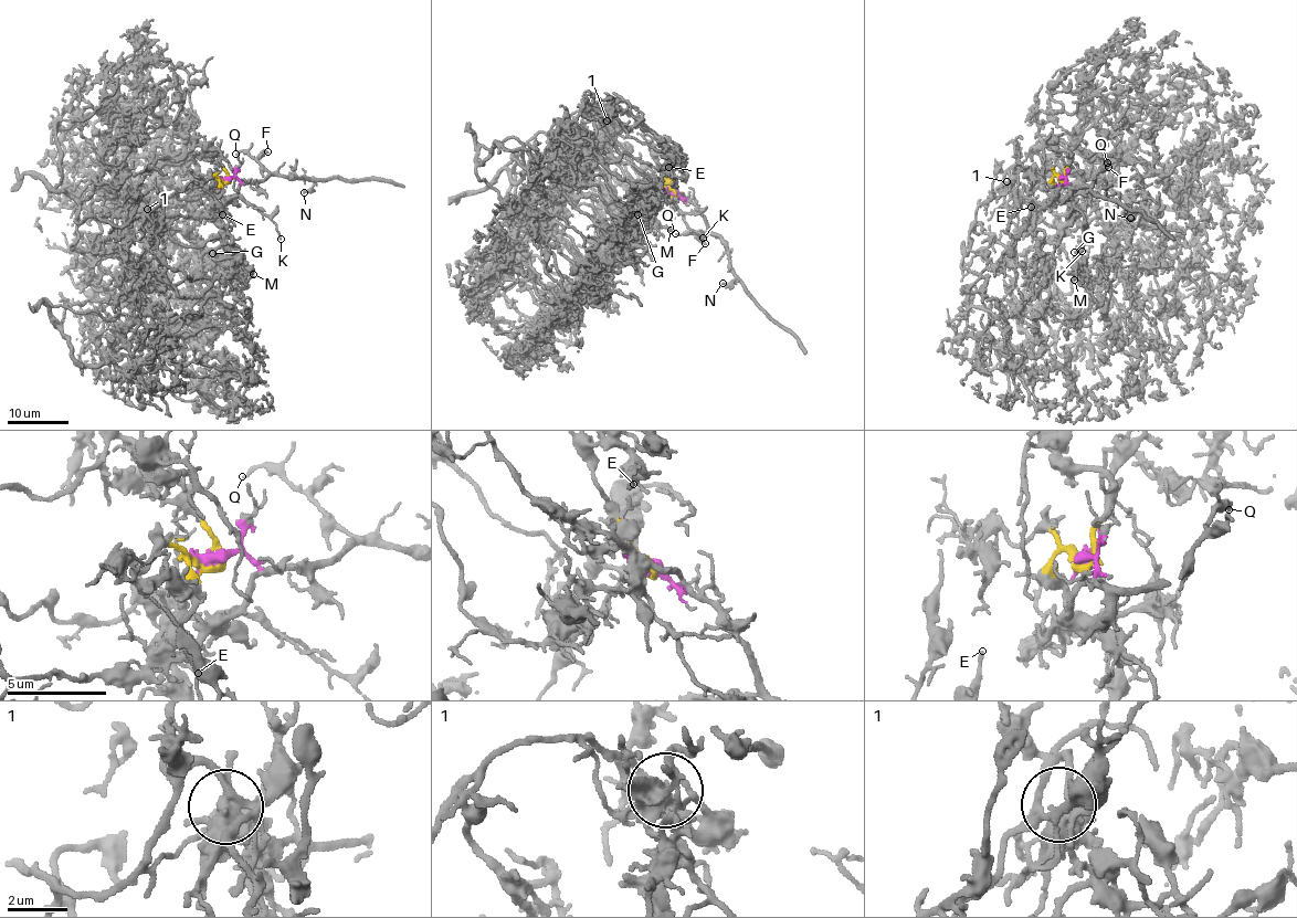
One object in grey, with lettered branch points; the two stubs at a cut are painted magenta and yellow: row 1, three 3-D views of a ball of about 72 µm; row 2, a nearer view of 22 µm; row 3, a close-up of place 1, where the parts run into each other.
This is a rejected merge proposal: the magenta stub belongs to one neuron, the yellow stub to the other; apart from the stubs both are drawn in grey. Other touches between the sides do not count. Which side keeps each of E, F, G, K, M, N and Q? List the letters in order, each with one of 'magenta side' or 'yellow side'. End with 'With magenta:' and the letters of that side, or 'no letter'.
E: yellow side
F: magenta side
G: yellow side
K: magenta side
M: yellow side
N: magenta side
Q: magenta side
With magenta: F, K, N, Q

